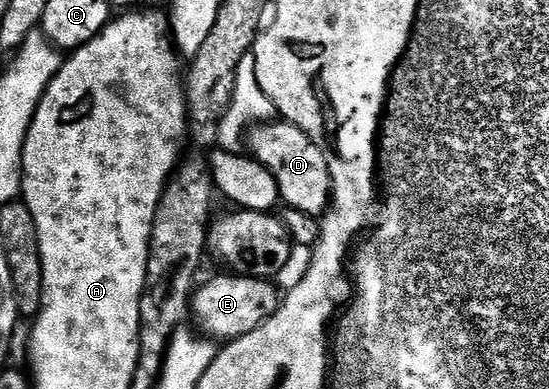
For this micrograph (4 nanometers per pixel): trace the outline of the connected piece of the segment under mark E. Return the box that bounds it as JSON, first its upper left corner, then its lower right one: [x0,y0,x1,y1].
[191,276,279,340]

